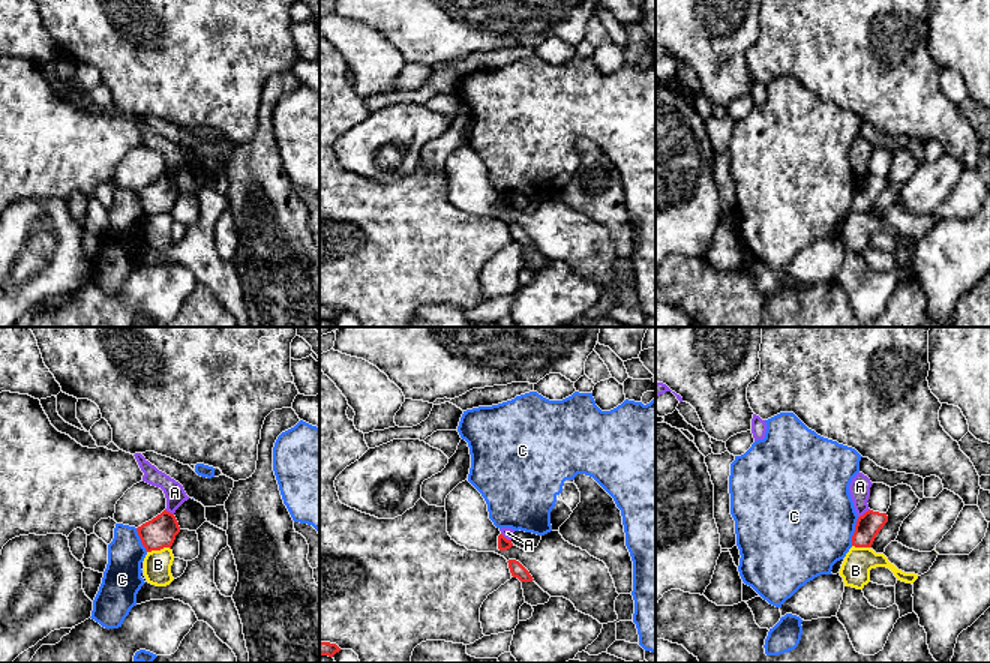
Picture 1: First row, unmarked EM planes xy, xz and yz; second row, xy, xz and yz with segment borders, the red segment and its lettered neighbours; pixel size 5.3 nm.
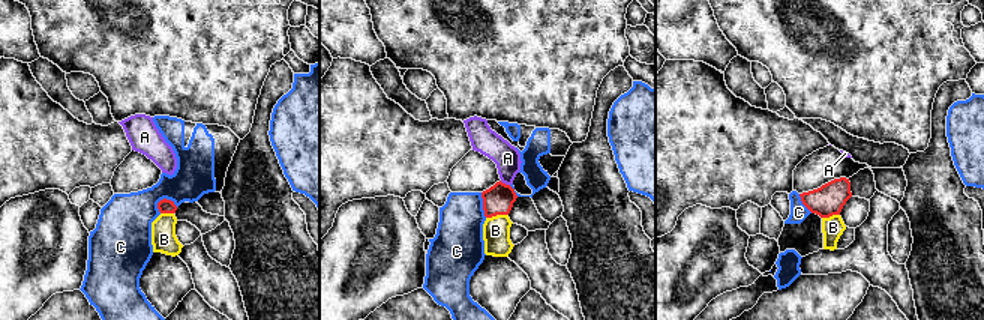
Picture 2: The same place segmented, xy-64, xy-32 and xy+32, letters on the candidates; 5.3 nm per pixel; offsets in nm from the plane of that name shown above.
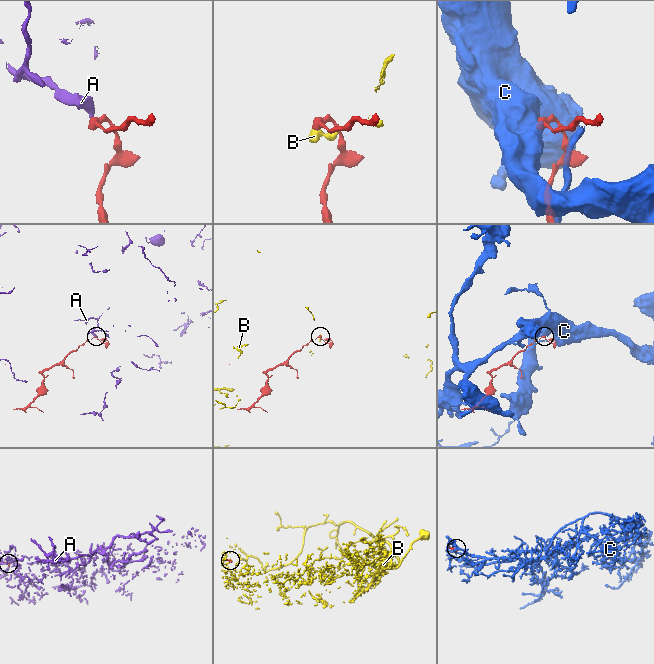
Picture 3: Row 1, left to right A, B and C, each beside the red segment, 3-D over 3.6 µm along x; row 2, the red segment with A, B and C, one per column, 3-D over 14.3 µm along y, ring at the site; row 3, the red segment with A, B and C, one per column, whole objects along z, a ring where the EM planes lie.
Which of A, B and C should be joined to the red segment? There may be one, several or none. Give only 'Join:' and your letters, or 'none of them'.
Join: none of them

